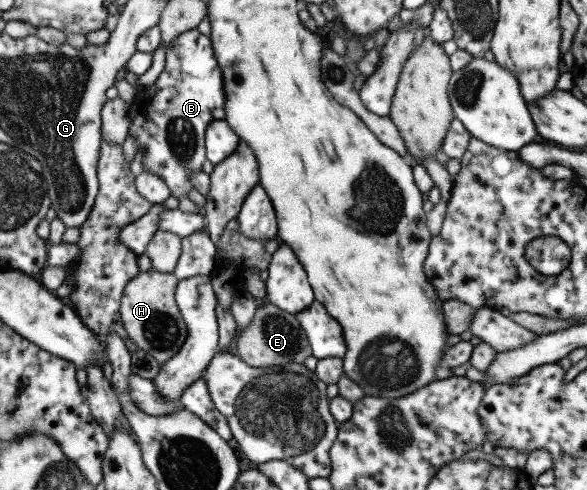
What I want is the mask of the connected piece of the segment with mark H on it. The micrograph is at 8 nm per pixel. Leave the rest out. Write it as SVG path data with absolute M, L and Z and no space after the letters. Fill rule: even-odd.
M149 269L139 272L123 288L119 316L121 326L136 348L153 356L158 363L167 362L177 353L186 336L186 326L175 304L174 290L177 278L173 273Z

